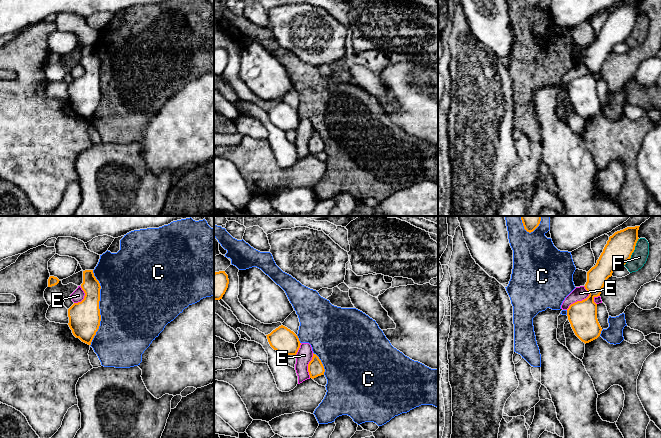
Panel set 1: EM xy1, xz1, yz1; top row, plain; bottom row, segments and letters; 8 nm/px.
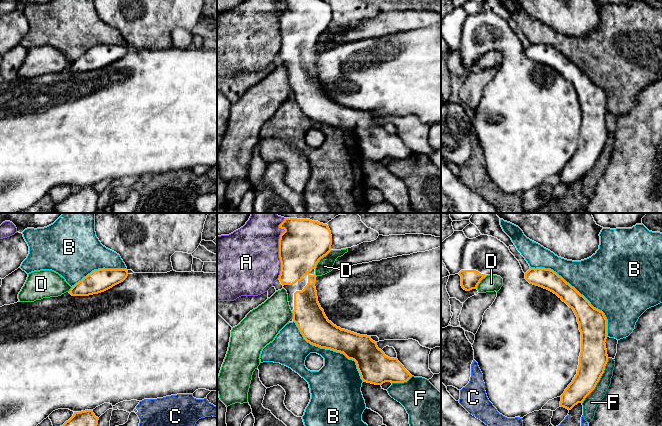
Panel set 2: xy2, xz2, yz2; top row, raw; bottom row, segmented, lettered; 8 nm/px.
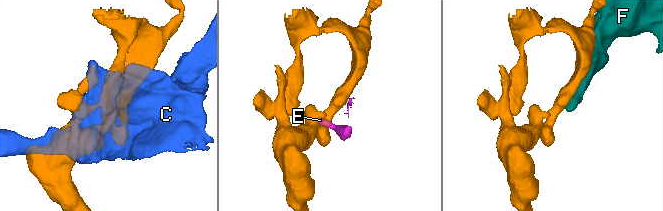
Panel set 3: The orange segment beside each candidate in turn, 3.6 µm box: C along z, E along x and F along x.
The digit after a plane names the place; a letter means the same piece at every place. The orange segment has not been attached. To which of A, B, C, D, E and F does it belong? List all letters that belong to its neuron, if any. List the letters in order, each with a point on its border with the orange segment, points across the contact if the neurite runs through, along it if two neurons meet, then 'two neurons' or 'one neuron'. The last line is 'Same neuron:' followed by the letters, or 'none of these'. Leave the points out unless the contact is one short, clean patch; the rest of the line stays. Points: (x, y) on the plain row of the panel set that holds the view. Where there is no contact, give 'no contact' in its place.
A: contact xz2 (279, 27); two neurons
B: contact yz2 (577, 67); two neurons
C: contact xy1 (98, 84); two neurons
D: contact xz2 (321, 33); two neurons
E: contact yz1 (582, 76); border yz1 (584, 62), (588, 71), (581, 76), (573, 78), (566, 85); two neurons
F: contact yz2 (598, 157); two neurons
Same neuron: none of these

